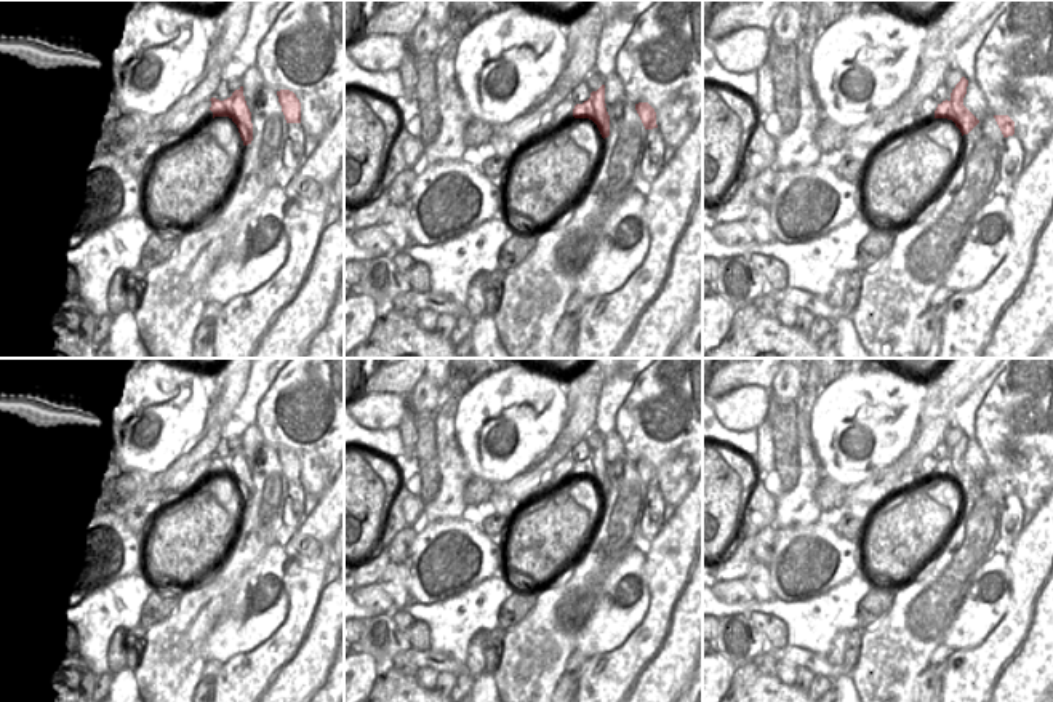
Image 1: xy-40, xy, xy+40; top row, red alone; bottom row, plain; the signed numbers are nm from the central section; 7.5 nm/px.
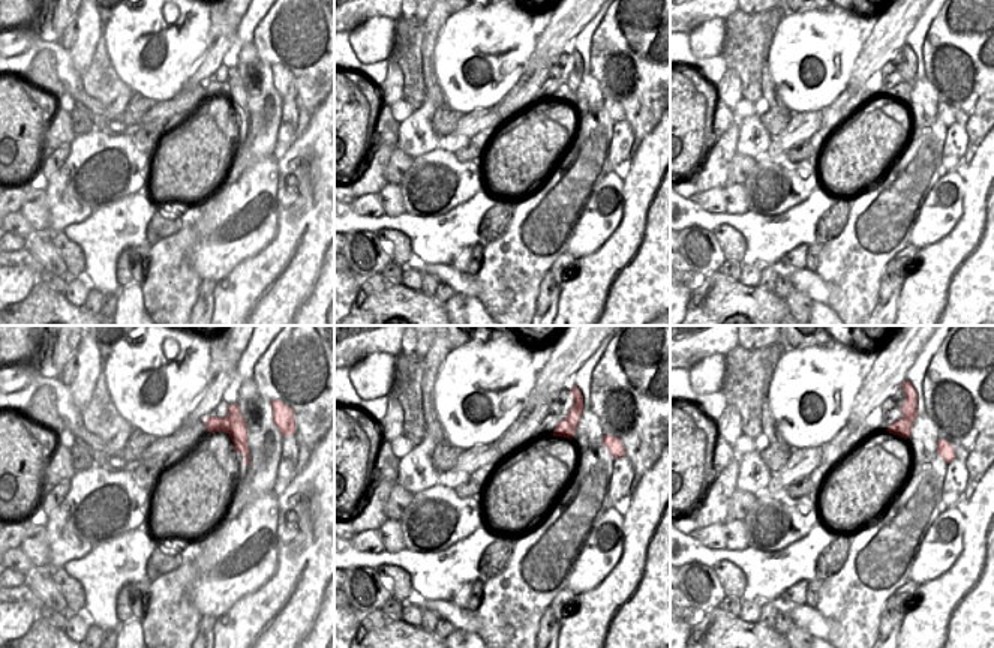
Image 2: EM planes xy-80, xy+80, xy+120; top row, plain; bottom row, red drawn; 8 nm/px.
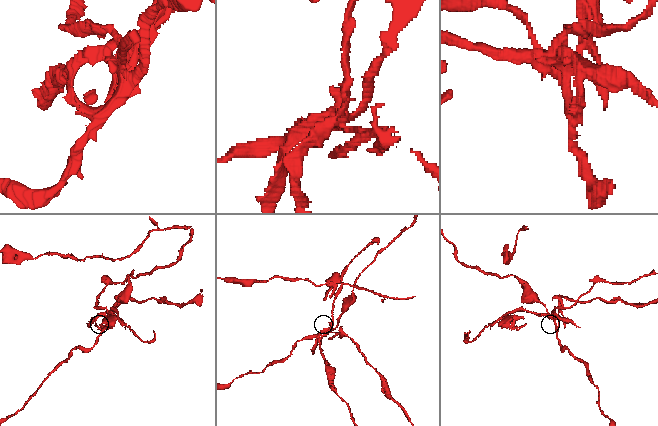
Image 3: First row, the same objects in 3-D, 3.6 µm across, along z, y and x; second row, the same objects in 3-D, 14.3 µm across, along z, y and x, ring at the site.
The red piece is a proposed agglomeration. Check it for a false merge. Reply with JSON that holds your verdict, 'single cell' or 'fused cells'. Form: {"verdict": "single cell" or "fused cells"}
{"verdict": "fused cells"}

